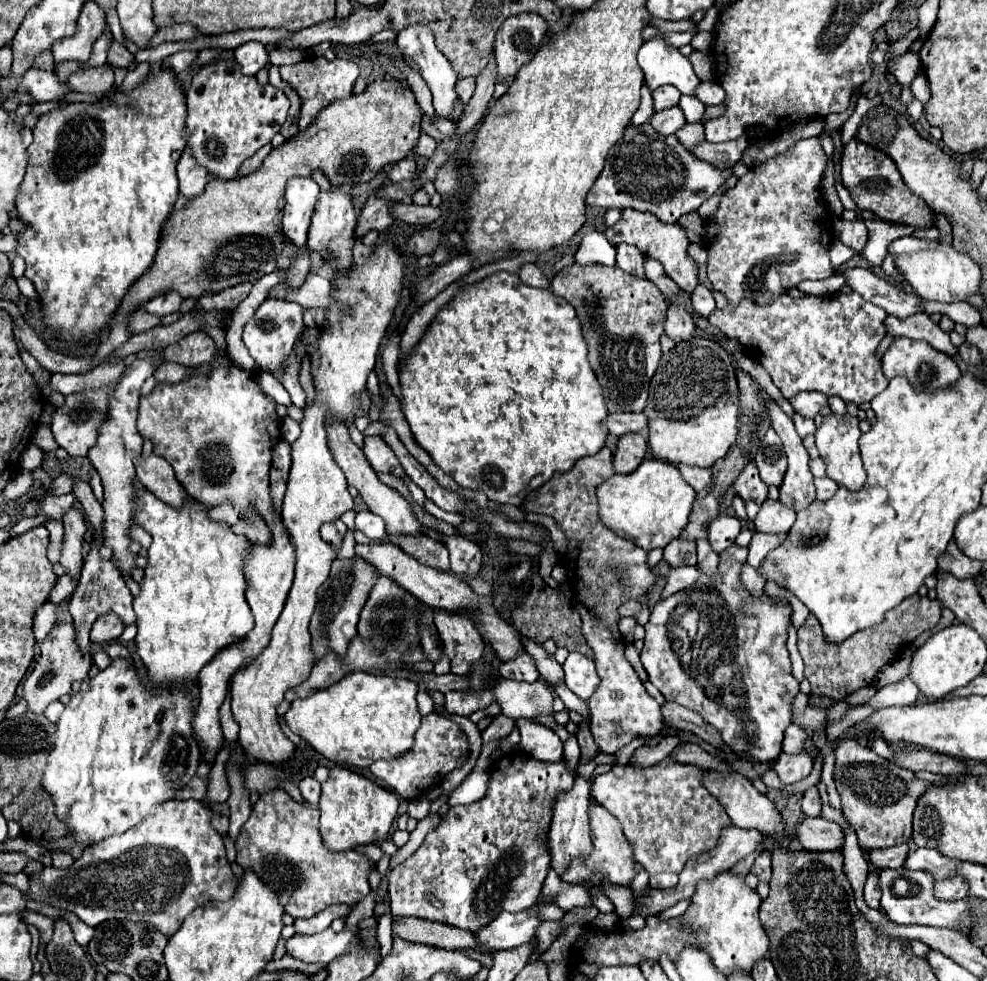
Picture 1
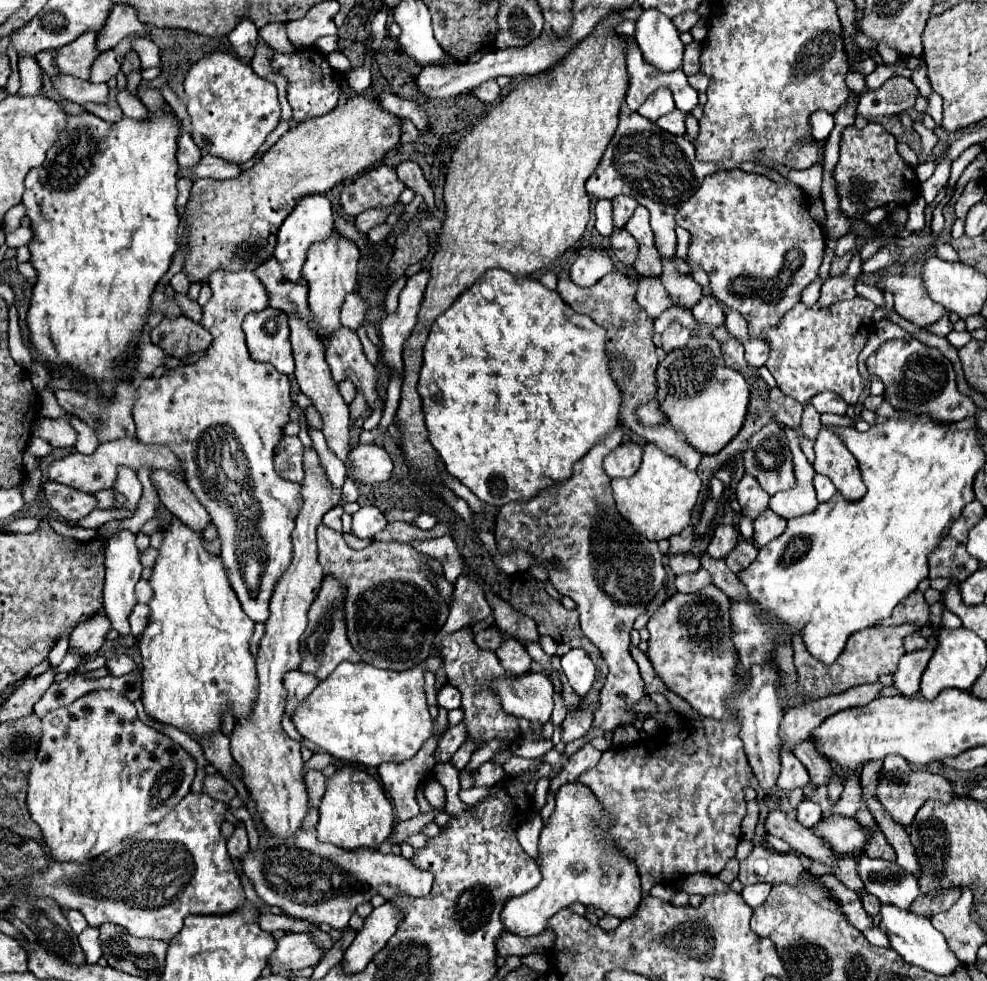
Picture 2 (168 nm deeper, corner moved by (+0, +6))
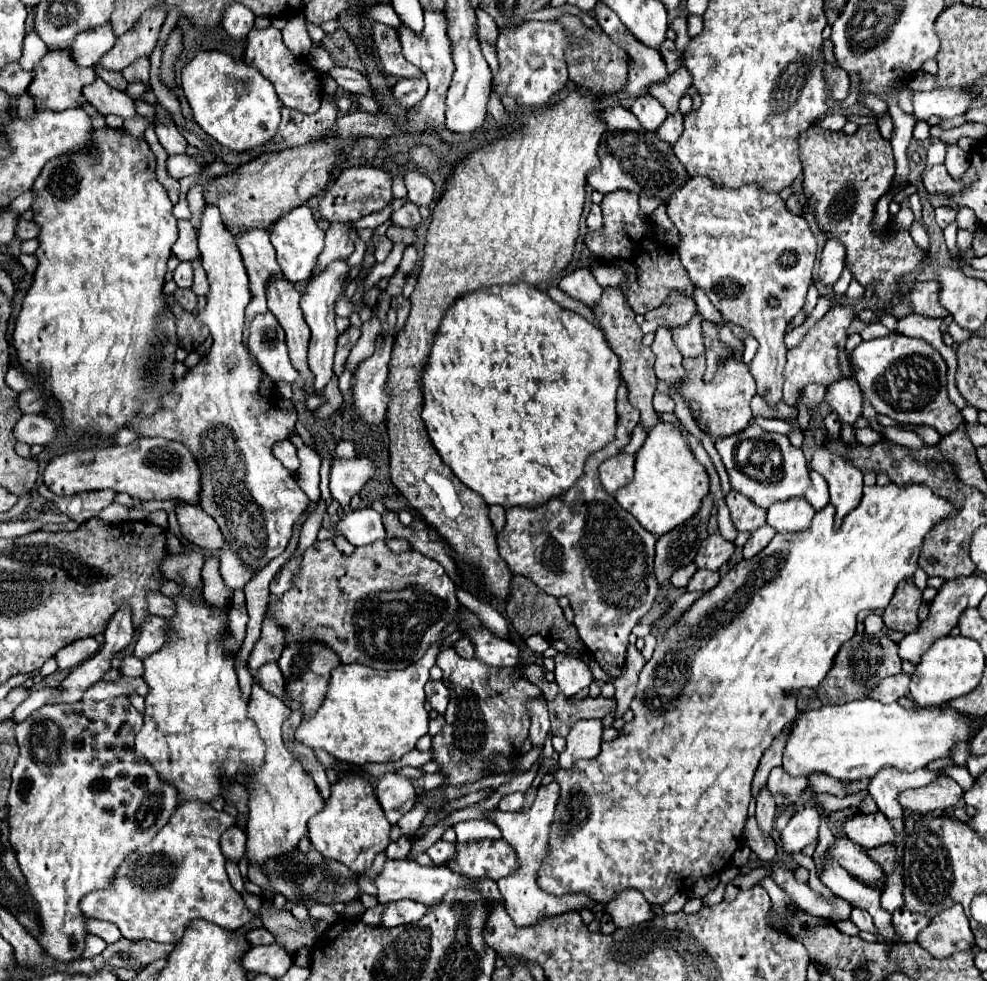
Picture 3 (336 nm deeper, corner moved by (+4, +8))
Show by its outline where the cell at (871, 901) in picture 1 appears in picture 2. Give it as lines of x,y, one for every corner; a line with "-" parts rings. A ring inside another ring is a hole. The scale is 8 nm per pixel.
865,892
861,902
863,902
863,908
867,910
869,916
877,916
877,908
881,908
881,902
877,900
877,896
869,896
869,892

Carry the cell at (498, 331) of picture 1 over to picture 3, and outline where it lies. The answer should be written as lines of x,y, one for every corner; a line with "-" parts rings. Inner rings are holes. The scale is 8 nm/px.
505,284
505,286
491,286
483,288
471,294
461,296
445,314
439,332
435,336
427,366
423,370
423,412
421,418
427,426
429,438
433,446
437,448
443,462
453,470
453,474
473,492
483,496
483,500
493,506
499,504
503,508
511,506
523,506
523,508
535,508
545,502
549,502
553,496
559,496
561,492
567,492
581,476
585,460
595,454
597,450
605,448
609,442
613,442
615,428
617,428
617,410
615,410
615,392
621,384
619,376
619,358
609,348
603,332
587,322
581,314
567,310
553,302
545,292
541,292
535,286
527,284

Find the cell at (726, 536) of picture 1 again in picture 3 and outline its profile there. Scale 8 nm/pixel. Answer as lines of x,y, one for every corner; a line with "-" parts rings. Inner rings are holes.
711,534
703,544
701,550
697,552
695,564
705,570
719,570
723,564
729,562
735,546
733,542
723,540
719,534

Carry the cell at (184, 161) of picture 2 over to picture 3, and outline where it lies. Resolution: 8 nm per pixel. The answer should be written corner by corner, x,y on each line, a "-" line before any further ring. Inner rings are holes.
157,116
155,118
155,132
161,142
161,146
167,150
167,154
183,154
187,148
187,140
175,126
175,122
169,116

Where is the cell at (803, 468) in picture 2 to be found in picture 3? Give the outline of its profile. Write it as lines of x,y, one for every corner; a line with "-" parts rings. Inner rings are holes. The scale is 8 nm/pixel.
805,498
777,502
767,510
767,524
775,528
777,534
801,532
811,526
815,510

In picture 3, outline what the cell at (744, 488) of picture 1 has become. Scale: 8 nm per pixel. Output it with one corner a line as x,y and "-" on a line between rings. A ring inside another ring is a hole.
731,490
727,494
727,506
731,510
731,522
739,532
753,532
765,526
765,510
757,508
743,494

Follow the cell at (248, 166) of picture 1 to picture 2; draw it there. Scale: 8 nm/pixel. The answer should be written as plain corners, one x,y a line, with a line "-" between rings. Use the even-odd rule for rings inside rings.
205,154
201,158
201,162
193,168
193,170
181,170
181,176
189,176
193,178
217,178
217,180
227,180
227,178
237,178
243,170
233,164
233,162
225,162
217,156
209,156

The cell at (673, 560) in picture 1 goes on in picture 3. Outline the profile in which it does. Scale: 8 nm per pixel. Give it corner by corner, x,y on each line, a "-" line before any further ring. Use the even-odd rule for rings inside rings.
689,564
685,568
679,568
675,570
675,574
671,576
671,584
677,586
677,588
685,588
689,584
689,580
693,578
693,574
697,572
697,566
695,564

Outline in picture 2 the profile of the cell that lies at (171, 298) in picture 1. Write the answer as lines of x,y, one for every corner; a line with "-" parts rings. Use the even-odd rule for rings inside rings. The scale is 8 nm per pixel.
179,272
179,274
175,274
173,278
171,278
171,288
175,290
175,292
179,292
179,294
187,294
187,288
189,288
189,280
187,280
187,276
183,274
183,272

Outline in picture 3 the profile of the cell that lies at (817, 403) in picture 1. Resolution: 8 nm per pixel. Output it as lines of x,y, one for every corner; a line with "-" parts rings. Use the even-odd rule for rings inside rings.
843,378
841,382
833,382
833,386
827,388
825,400
831,404
831,410
839,414
839,420
843,424
853,426
863,412
863,394
857,382
853,382
853,378

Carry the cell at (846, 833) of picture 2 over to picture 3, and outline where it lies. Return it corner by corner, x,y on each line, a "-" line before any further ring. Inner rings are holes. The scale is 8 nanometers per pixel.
883,812
851,816
843,824
843,832
847,834
847,838
857,842
865,850
877,848
883,844
893,844
897,838
893,824

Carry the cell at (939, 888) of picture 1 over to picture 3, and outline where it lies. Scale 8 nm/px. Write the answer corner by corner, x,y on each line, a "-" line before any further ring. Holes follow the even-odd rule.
899,908
893,912
893,926
897,930
899,942
915,942
919,932
929,924
931,920
927,916
915,914
907,908

